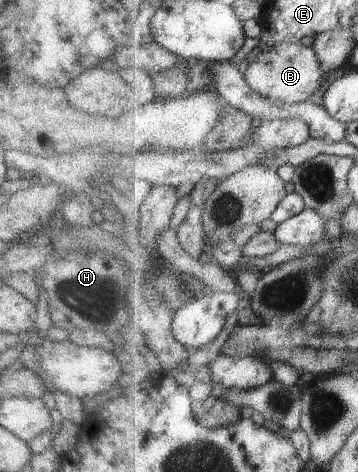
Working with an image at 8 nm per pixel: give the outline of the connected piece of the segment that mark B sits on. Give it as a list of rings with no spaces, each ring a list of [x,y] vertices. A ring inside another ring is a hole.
[[[285,42],[263,49],[254,63],[250,63],[246,68],[244,79],[247,84],[250,84],[252,90],[261,96],[295,104],[305,102],[311,94],[315,94],[315,90],[321,84],[323,72],[312,46],[301,46],[299,42]]]

